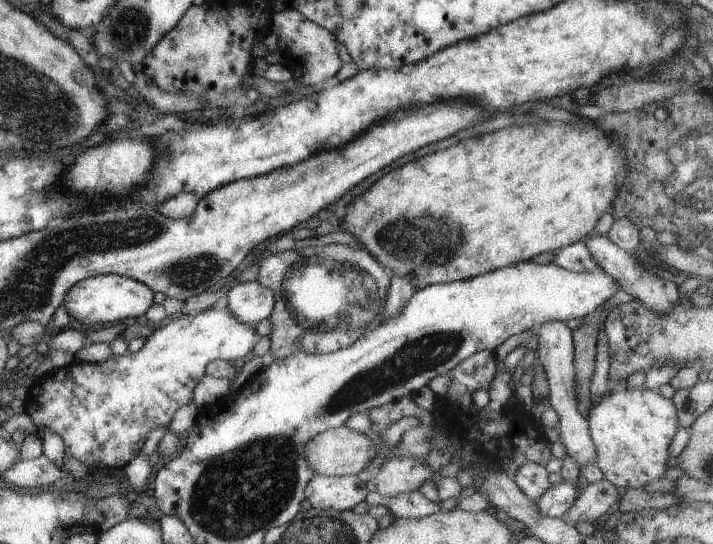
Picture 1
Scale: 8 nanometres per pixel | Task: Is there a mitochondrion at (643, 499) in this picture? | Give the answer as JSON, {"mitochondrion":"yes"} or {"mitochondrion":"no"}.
{"mitochondrion":"no"}

